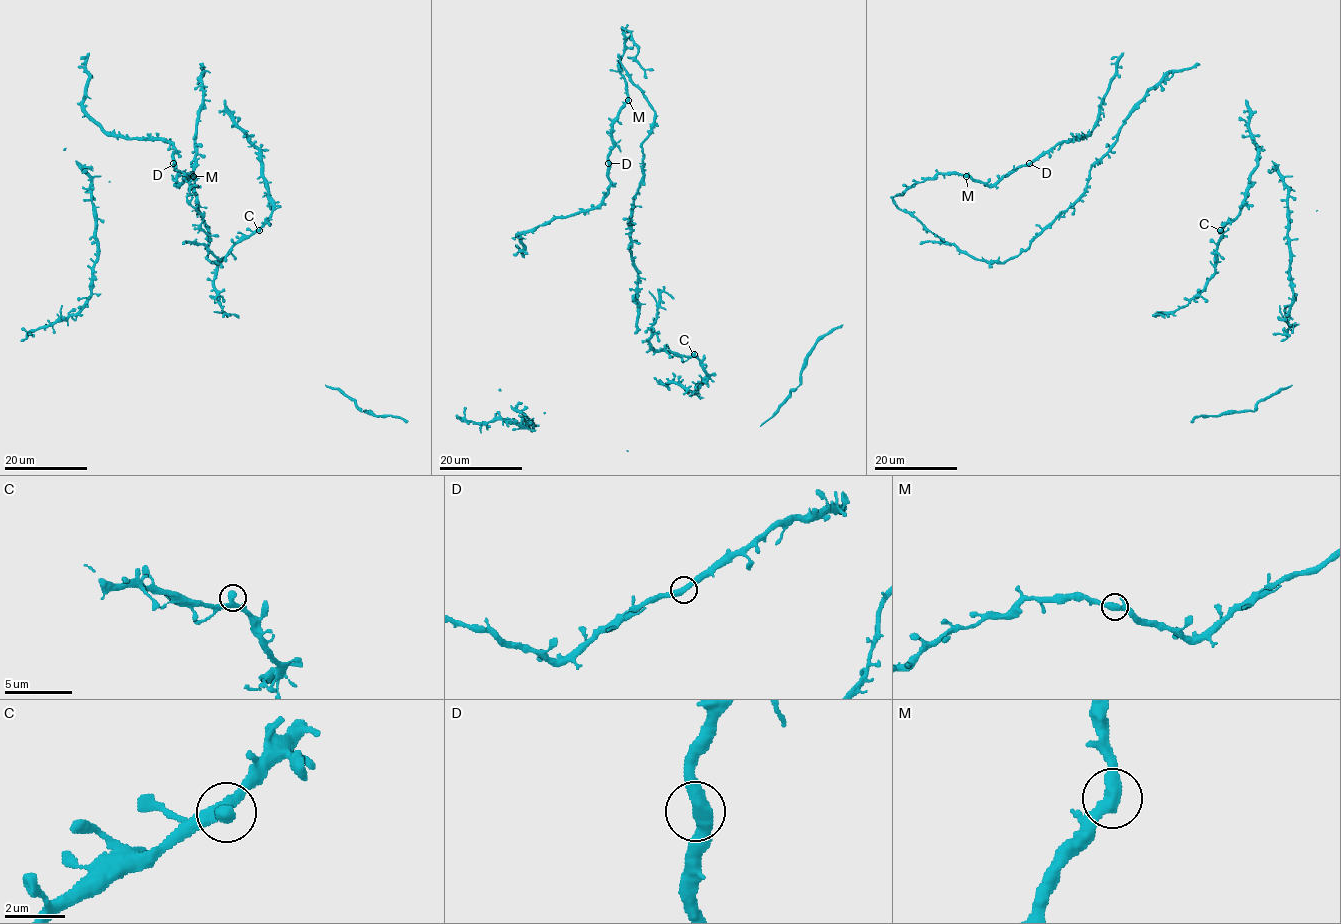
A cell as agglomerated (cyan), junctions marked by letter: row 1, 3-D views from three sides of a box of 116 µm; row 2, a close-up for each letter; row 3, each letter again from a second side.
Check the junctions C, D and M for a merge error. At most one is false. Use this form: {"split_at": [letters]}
{"split_at": []}

